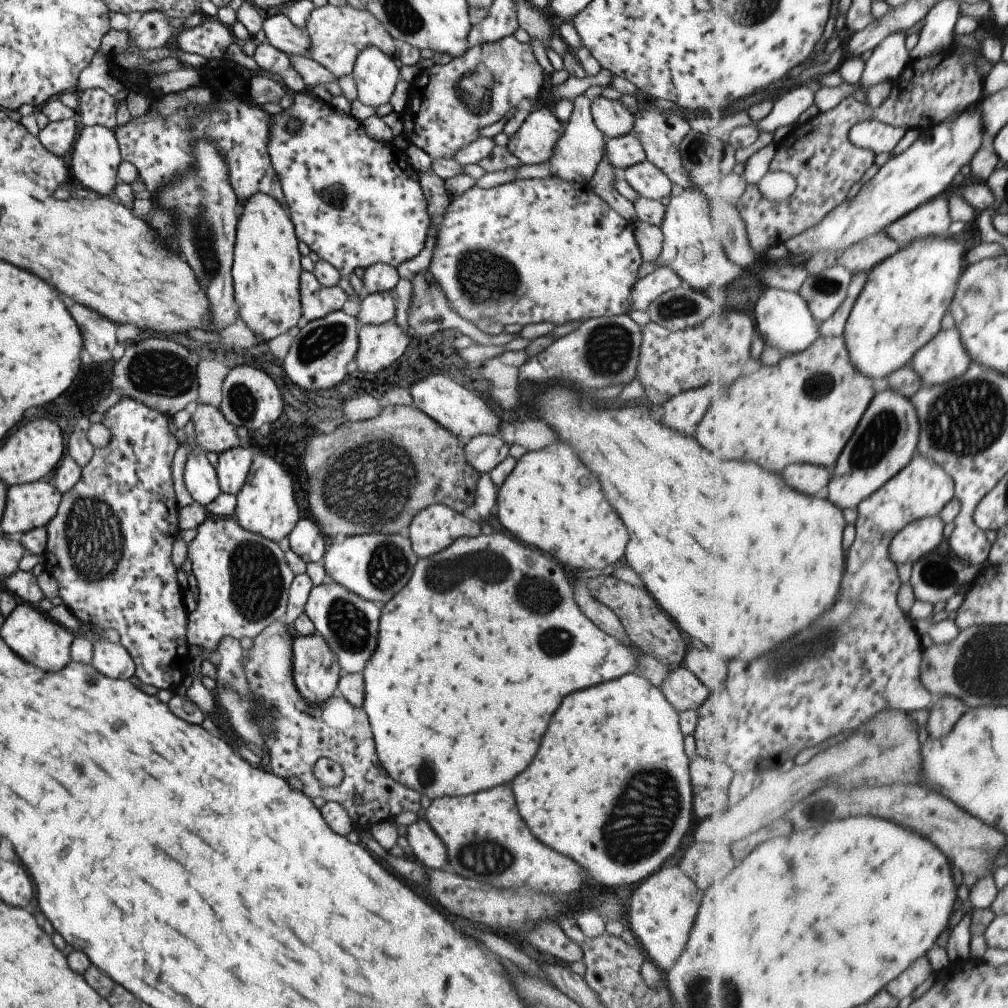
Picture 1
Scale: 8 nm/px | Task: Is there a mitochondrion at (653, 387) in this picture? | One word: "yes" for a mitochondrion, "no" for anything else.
no

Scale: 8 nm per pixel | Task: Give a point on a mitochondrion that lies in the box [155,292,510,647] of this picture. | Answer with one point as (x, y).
(371, 484)

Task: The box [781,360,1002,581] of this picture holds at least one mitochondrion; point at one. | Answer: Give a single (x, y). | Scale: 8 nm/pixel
(877, 439)

